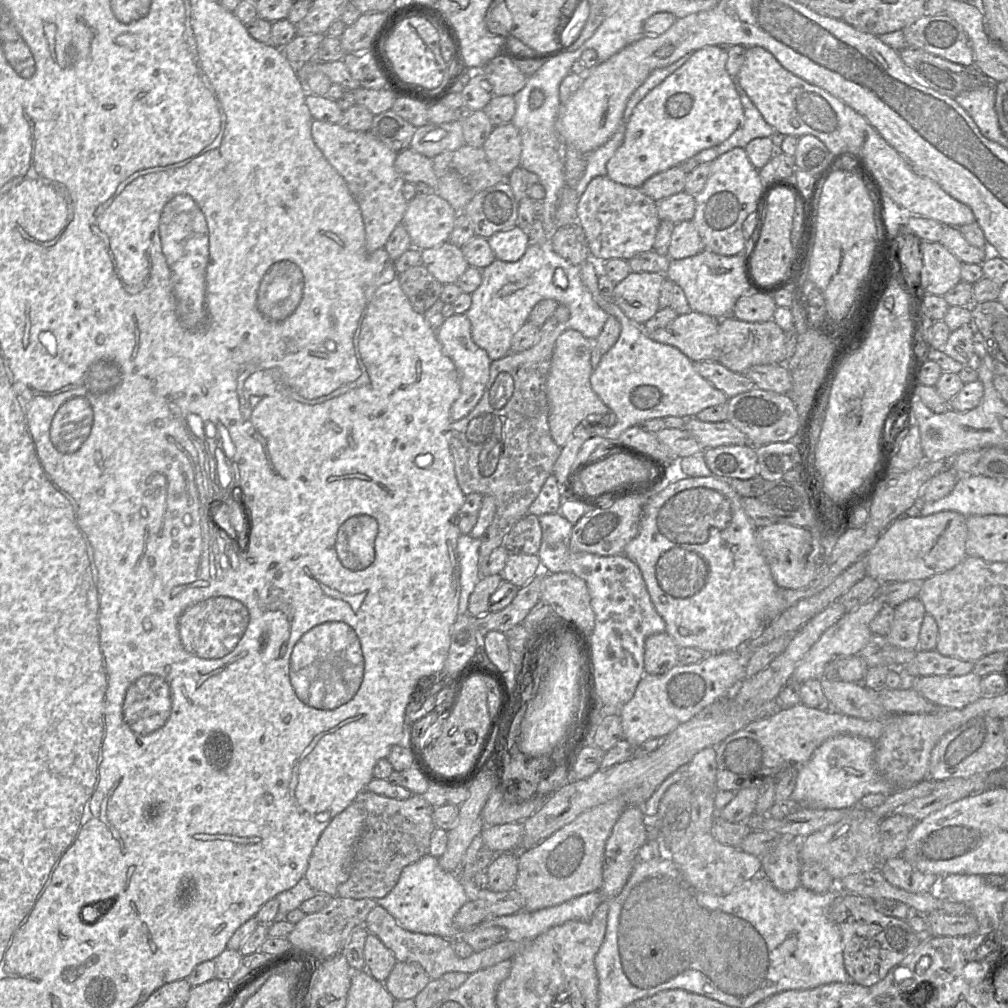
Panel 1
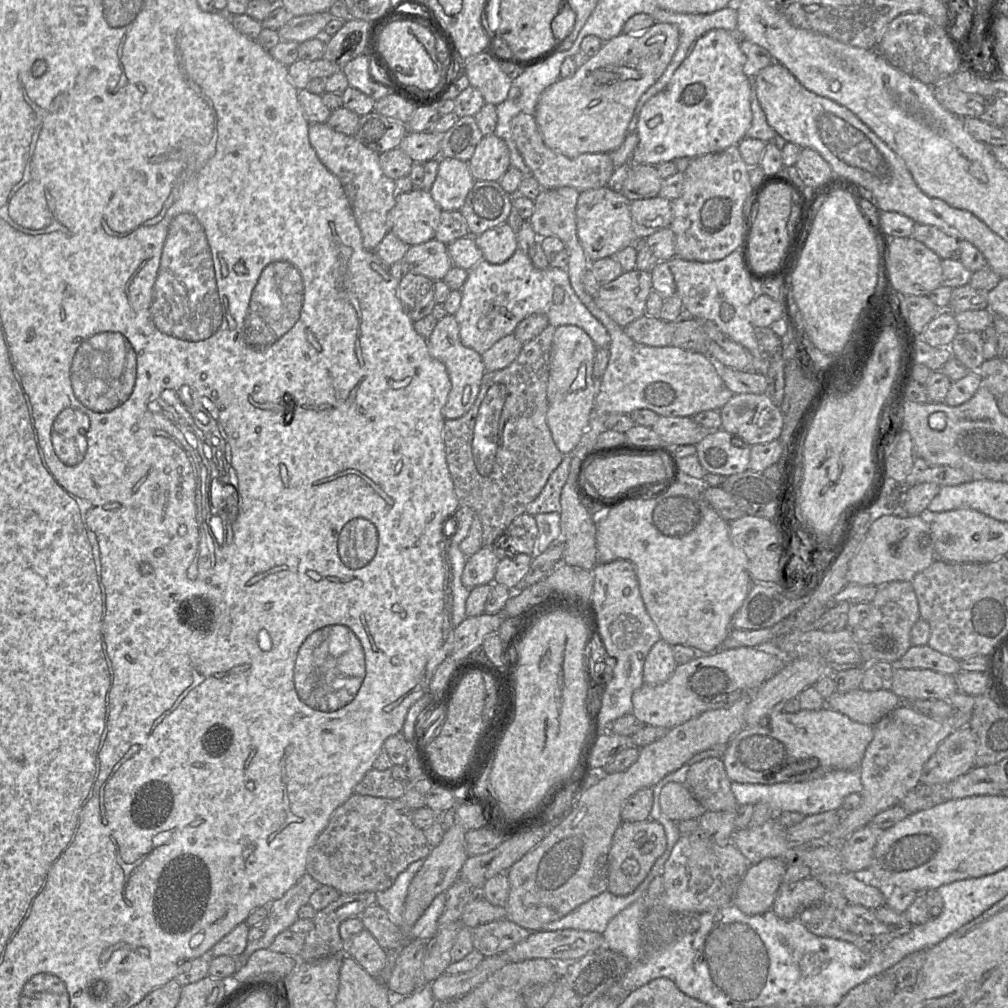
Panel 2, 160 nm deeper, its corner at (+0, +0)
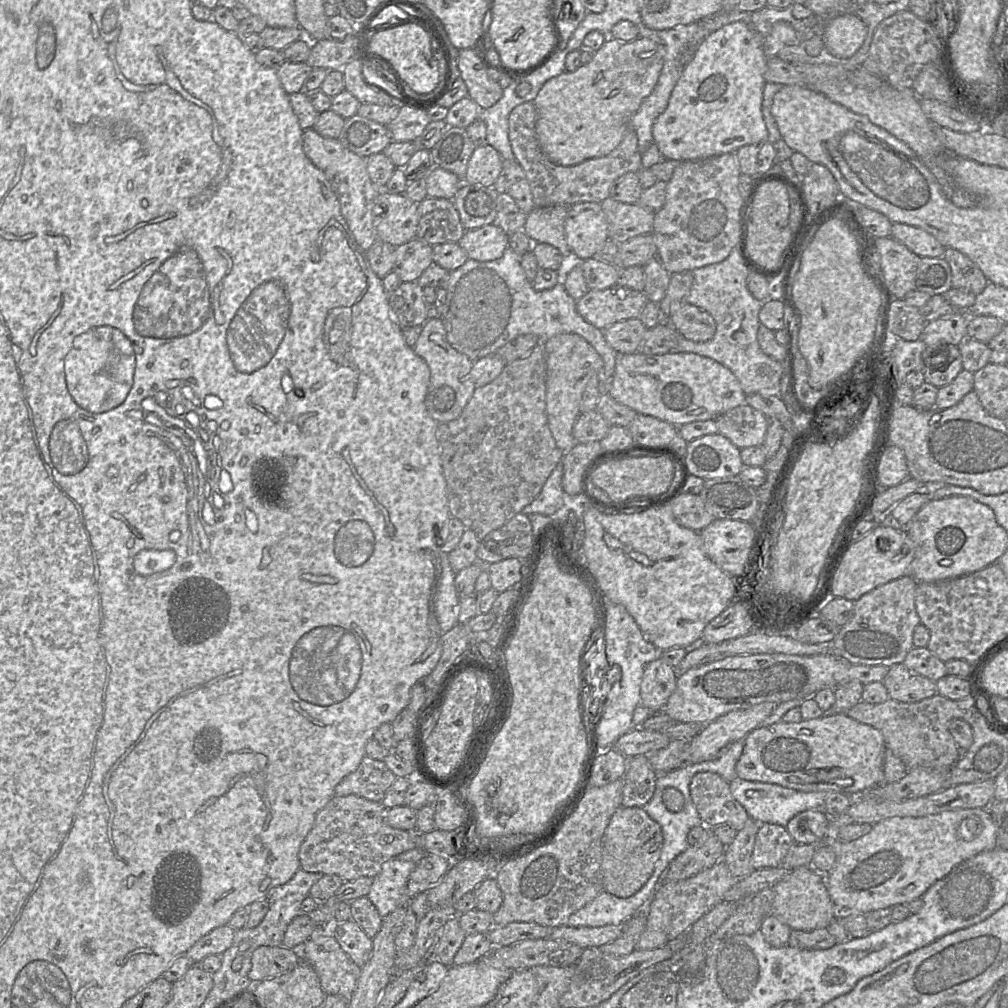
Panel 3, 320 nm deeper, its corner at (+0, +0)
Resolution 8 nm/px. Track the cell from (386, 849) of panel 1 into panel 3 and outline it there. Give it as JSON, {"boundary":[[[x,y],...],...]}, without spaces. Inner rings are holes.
{"boundary":[[[355,795],[332,796],[332,798],[318,811],[313,824],[301,843],[299,849],[300,868],[306,872],[333,874],[341,877],[345,882],[360,877],[374,878],[382,865],[397,855],[416,847],[416,831],[405,831],[388,825],[385,821],[387,809],[381,802],[374,802]]]}

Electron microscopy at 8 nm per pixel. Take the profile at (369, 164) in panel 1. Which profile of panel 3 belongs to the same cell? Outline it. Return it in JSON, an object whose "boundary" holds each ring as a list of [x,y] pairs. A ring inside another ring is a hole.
{"boundary":[[[312,128],[303,132],[303,150],[309,160],[325,174],[340,202],[341,214],[357,244],[367,251],[377,240],[374,202],[382,188],[378,188],[371,181],[366,168],[366,159],[350,151],[338,139],[323,137]]]}

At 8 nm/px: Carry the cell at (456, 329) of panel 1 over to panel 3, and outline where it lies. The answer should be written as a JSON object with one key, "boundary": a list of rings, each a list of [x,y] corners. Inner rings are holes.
{"boundary":[[[440,317],[426,320],[413,349],[430,369],[430,382],[425,397],[428,414],[438,423],[458,418],[476,389],[470,374],[474,361],[450,345]]]}

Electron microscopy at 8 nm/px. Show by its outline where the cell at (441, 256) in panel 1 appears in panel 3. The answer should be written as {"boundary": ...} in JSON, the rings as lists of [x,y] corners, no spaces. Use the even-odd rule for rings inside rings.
{"boundary":[[[414,238],[395,247],[395,271],[402,282],[417,281],[421,274],[432,264],[433,246]]]}

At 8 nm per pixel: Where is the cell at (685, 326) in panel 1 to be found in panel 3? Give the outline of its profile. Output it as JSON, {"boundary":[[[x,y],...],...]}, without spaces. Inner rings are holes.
{"boundary":[[[639,318],[614,323],[603,330],[607,343],[618,353],[635,353],[648,329]]]}

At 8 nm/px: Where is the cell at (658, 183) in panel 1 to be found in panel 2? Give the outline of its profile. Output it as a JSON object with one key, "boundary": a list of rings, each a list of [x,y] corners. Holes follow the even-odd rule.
{"boundary":[[[631,165],[621,193],[630,201],[654,198],[659,195],[662,178],[652,165]]]}

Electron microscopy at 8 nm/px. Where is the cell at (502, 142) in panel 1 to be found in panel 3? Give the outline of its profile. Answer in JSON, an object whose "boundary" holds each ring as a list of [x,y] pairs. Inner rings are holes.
{"boundary":[[[489,144],[476,147],[468,162],[464,183],[492,187],[503,174],[503,160],[500,153]]]}

